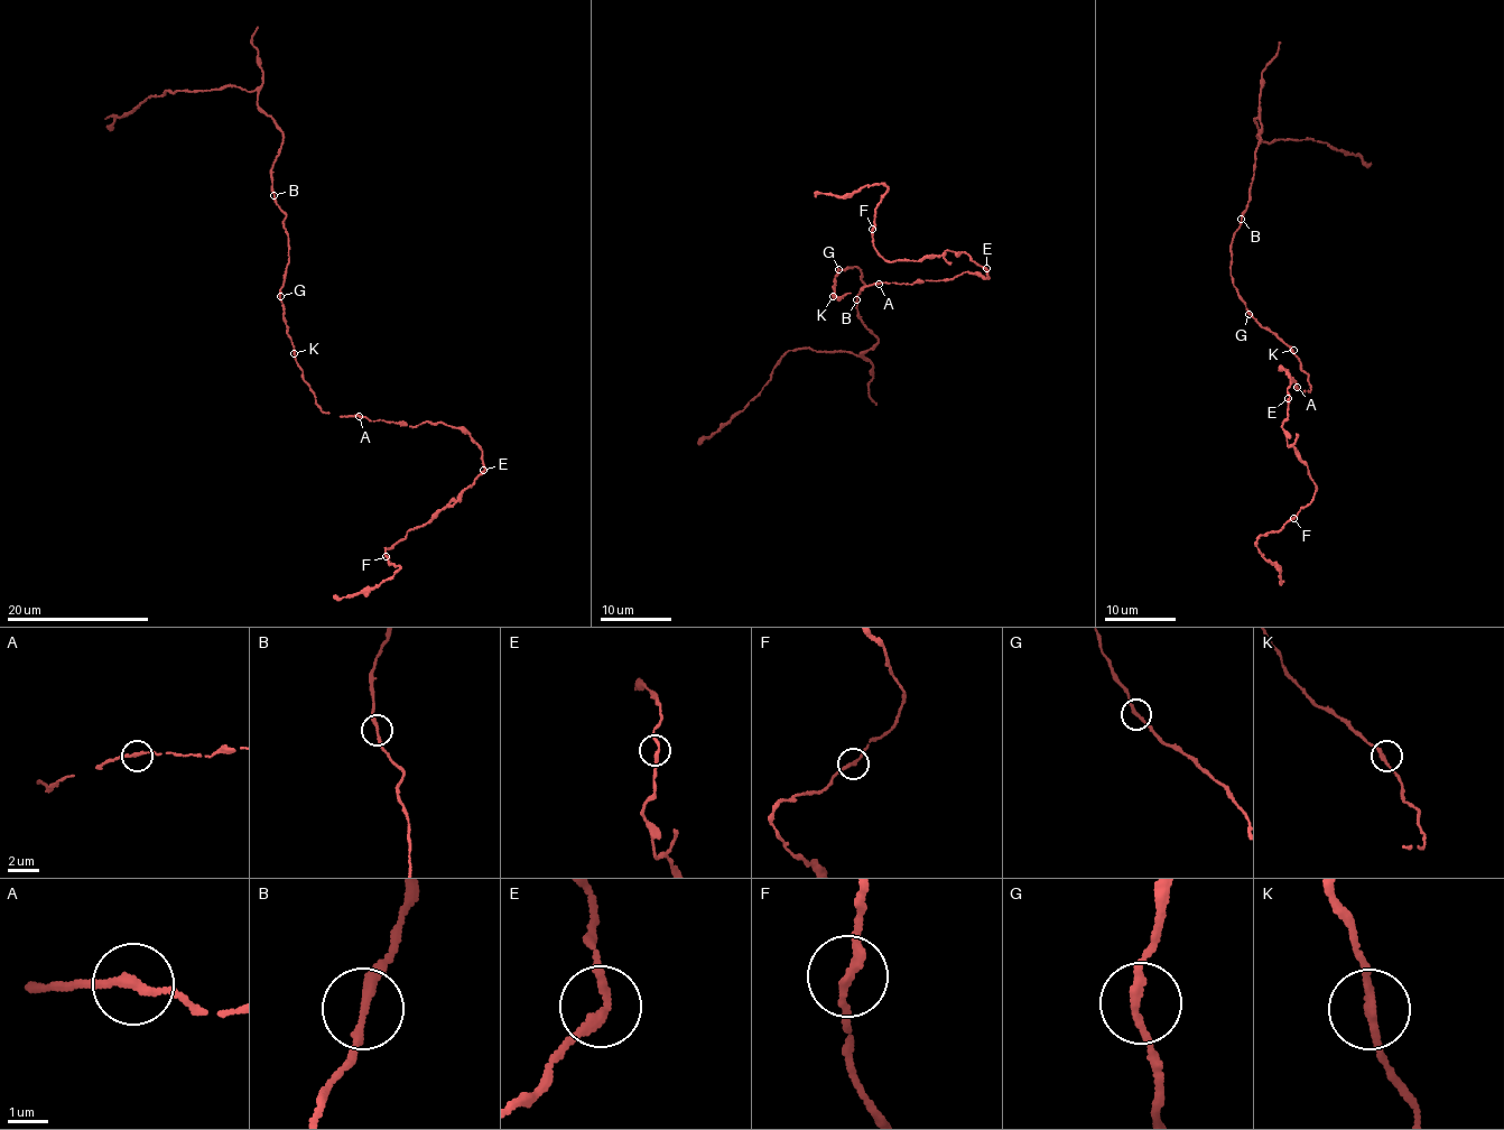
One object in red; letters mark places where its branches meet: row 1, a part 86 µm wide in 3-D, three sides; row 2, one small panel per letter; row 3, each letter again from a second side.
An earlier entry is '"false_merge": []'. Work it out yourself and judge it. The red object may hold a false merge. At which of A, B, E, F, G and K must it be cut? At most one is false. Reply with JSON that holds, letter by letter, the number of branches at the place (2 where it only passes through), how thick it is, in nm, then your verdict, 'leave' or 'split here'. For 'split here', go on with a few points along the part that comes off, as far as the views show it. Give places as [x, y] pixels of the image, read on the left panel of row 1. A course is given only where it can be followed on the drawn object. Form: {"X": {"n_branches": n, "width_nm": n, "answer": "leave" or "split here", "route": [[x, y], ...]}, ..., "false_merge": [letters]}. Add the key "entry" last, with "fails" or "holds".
{"A": {"n_branches": 2, "width_nm": 200, "answer": "leave"}, "B": {"n_branches": 2, "width_nm": 200, "answer": "leave"}, "E": {"n_branches": 2, "width_nm": 200, "answer": "leave"}, "F": {"n_branches": 2, "width_nm": 200, "answer": "leave"}, "G": {"n_branches": 2, "width_nm": 190, "answer": "leave"}, "K": {"n_branches": 2, "width_nm": 190, "answer": "leave"}, "false_merge": [], "entry": "holds"}

